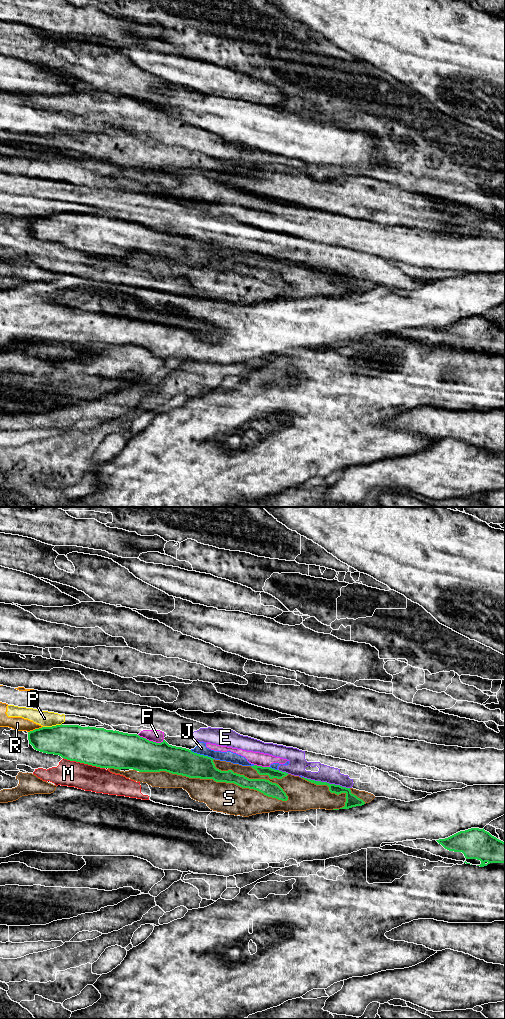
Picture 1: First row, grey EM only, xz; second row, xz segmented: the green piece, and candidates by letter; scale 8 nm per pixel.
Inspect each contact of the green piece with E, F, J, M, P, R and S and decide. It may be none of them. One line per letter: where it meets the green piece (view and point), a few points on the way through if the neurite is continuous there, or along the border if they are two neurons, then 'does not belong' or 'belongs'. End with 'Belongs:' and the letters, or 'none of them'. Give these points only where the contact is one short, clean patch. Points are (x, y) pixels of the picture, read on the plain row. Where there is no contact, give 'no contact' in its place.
E: contact xz (326, 270); does not belong
F: contact xz (151, 229); does not belong
J: contact xz (202, 243); does not belong
M: contact xz (84, 251); does not belong
P: contact xz (52, 214); border xz (61, 211), (55, 214), (43, 215); does not belong
R: contact xz (35, 217); border xz (42, 214), (28, 220); does not belong
S: contact xz (214, 268); does not belong
Belongs: none of them

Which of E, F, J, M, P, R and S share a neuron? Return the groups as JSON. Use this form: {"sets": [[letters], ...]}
{"sets": [["E", "F", "J", "P", "R"], ["M"], ["S"]]}

